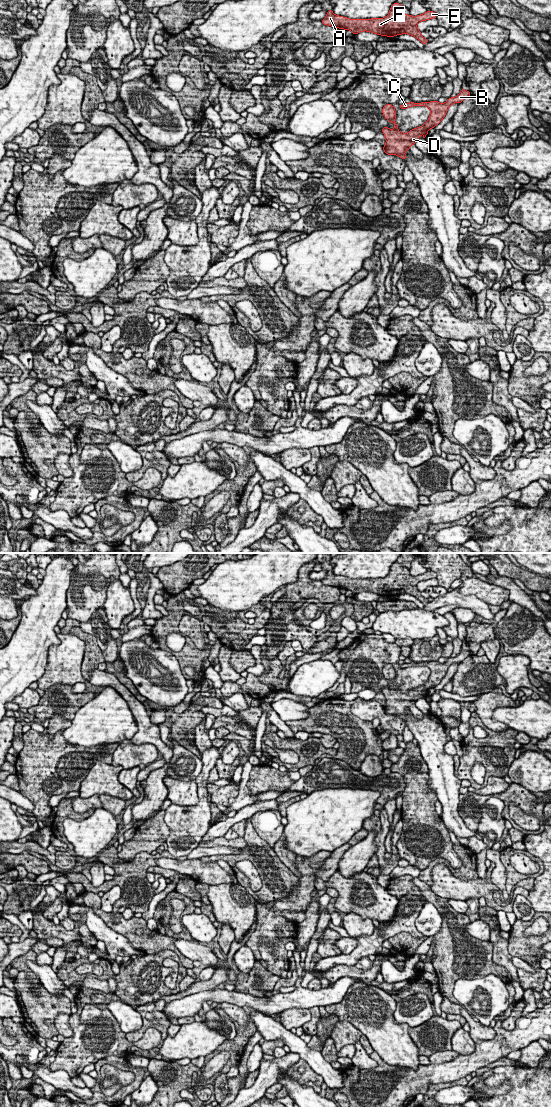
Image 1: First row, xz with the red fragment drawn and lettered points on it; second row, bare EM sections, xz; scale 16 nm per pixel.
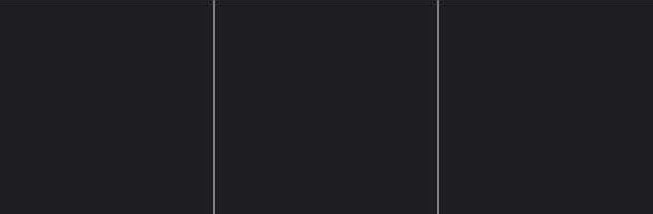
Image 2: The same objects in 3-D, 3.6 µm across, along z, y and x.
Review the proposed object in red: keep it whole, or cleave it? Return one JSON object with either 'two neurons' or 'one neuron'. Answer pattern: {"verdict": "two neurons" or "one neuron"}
{"verdict": "one neuron"}

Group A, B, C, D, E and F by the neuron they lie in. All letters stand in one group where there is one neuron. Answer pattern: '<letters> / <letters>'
A B C D E F

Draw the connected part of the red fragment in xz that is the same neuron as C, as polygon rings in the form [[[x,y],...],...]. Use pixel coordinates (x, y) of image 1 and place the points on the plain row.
[[[461,649],[460,653],[456,657],[448,658],[448,660],[441,664],[438,661],[421,662],[421,663],[404,663],[399,665],[401,669],[407,669],[412,666],[426,666],[430,669],[430,676],[424,685],[410,690],[408,693],[402,693],[398,690],[398,684],[394,682],[396,679],[395,667],[391,664],[387,664],[383,667],[382,673],[385,679],[395,685],[394,689],[383,687],[382,692],[385,696],[386,703],[383,706],[385,714],[397,715],[402,719],[406,719],[405,711],[410,710],[412,705],[422,695],[425,698],[428,695],[428,690],[438,685],[445,677],[448,668],[454,663],[461,663],[464,659],[471,655],[470,651]]]

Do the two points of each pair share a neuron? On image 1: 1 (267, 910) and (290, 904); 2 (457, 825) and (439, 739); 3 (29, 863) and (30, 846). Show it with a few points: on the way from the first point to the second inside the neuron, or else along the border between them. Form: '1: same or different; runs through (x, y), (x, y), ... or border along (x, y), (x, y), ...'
1: same; runs through (273, 905), (284, 904)
2: same; runs through (450, 804), (446, 785), (441, 778), (438, 760)
3: different; border along (28, 851), (10, 853)

